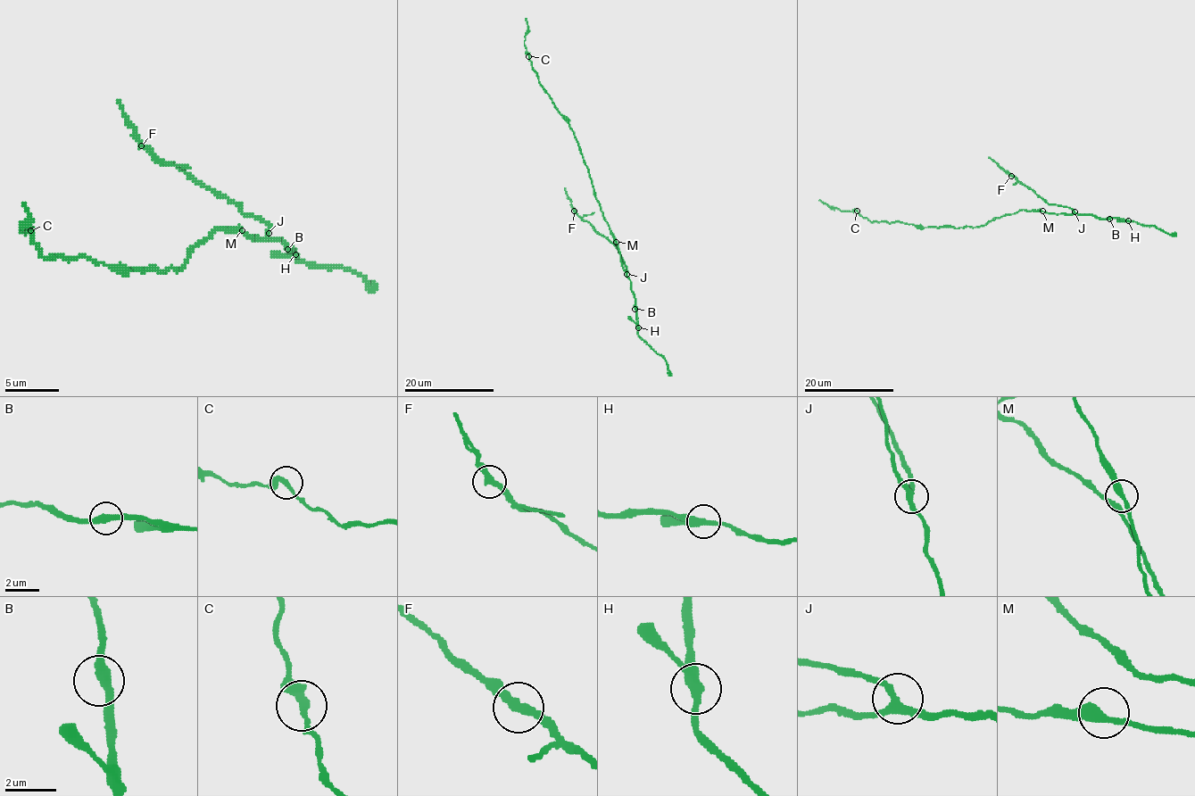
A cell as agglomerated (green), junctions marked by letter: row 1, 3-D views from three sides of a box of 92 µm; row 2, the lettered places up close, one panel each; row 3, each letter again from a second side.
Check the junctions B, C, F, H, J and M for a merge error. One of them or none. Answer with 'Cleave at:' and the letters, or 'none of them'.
Cleave at: none of them

